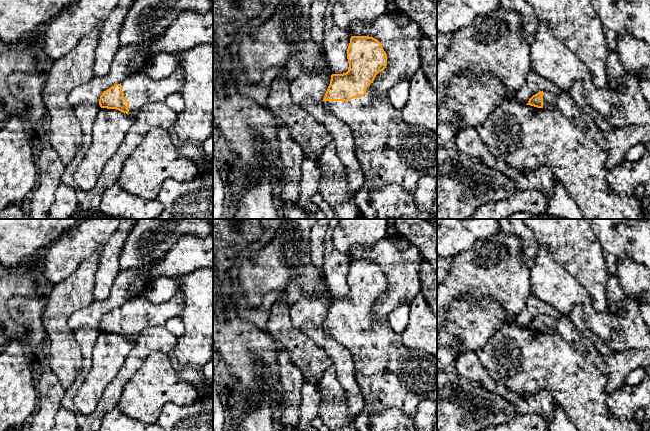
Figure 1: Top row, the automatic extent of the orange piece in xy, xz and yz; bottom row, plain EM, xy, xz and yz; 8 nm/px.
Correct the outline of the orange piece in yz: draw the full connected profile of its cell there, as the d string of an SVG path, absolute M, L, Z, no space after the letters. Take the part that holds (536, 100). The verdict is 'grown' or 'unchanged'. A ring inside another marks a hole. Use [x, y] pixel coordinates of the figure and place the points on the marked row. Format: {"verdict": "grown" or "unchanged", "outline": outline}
{"verdict": "grown", "outline": "M540 91L533 95L526 105L534 106L537 108L544 108L549 110L556 109L555 97L548 91Z"}

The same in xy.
{"verdict": "grown", "outline": "M184 51L173 53L178 67L170 76L153 79L144 71L129 75L120 84L116 84L102 93L99 99L101 108L116 109L134 116L147 103L164 102L174 93L180 92L185 80L181 67Z"}

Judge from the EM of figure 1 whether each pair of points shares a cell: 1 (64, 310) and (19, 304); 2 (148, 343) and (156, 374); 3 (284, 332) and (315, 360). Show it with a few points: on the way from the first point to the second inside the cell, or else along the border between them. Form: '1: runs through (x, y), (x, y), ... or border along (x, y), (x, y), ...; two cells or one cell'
1: border along (46, 297), (42, 318), (44, 331); two cells
2: border along (167, 354), (152, 352), (136, 371); two cells
3: runs through (292, 339), (307, 354); one cell

